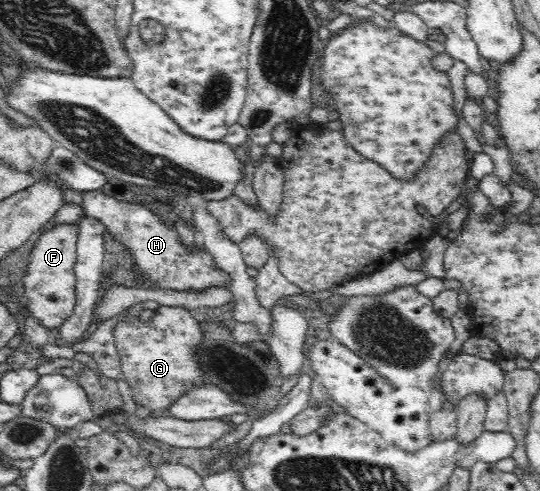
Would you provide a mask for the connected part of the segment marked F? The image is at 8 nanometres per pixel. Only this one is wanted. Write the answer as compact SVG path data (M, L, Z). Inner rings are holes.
M65 223L54 225L44 233L43 238L39 238L39 242L31 250L27 271L23 276L23 286L25 288L25 296L29 300L29 307L27 309L40 320L43 326L51 330L59 330L70 319L76 307L76 284L78 280L76 280L74 268L78 263L77 244L79 244L81 233L77 224Z

